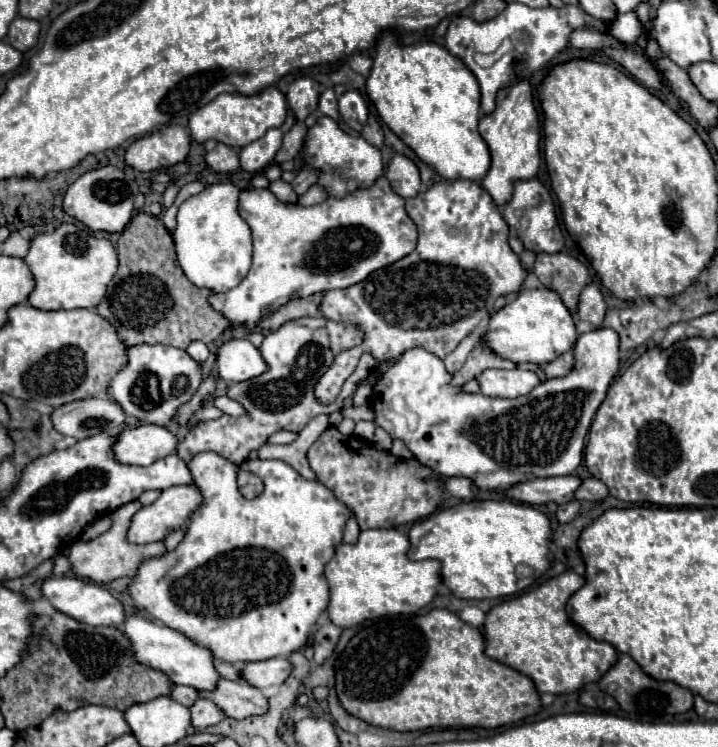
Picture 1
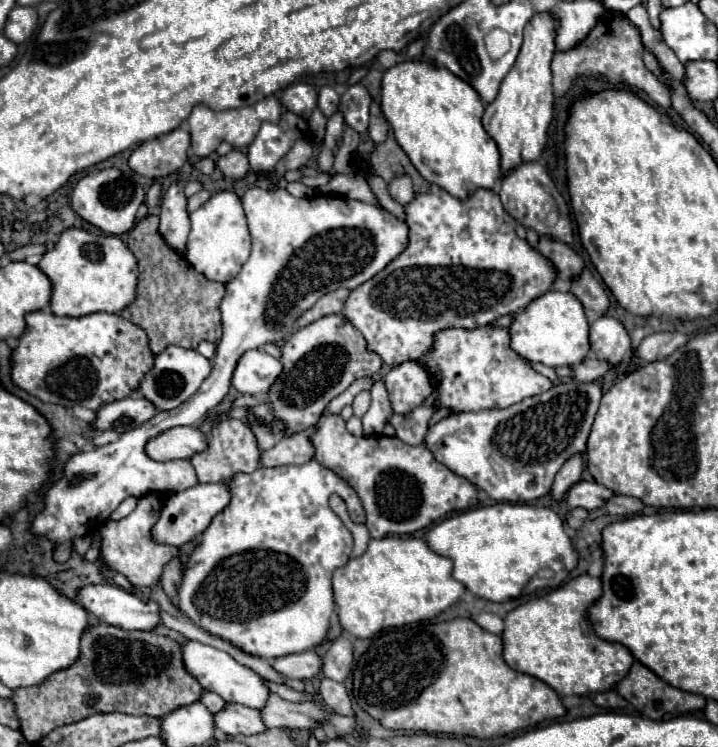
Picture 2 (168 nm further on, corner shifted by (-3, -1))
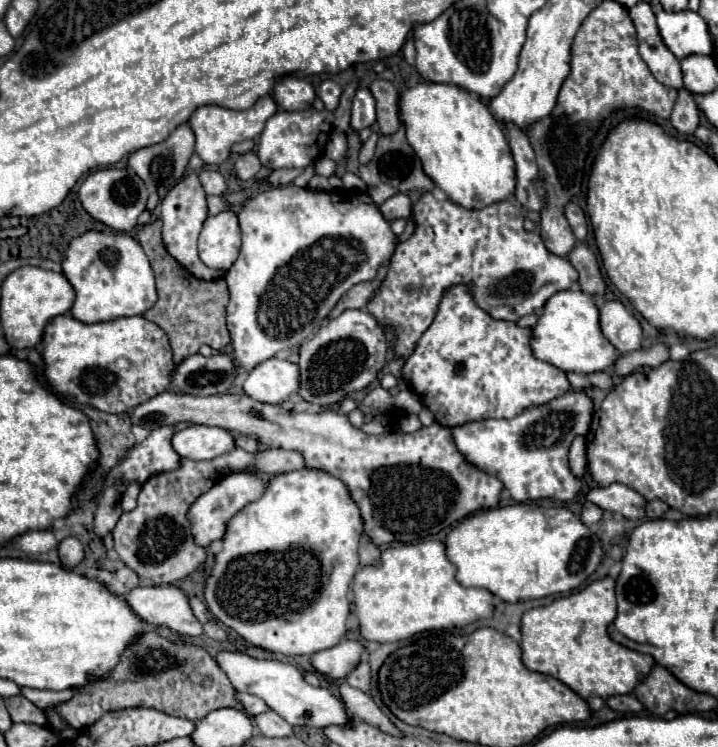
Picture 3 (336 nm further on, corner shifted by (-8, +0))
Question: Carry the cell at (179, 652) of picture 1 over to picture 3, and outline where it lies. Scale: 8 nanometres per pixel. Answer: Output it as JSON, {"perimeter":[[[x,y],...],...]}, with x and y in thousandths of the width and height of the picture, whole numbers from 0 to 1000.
{"perimeter":[[[306,870],[301,876],[301,886],[306,897],[318,905],[320,916],[329,926],[345,926],[370,940],[376,950],[382,950],[387,959],[393,959],[407,972],[462,972],[462,969],[482,969],[490,956],[476,945],[476,937],[462,929],[457,921],[437,921],[423,913],[423,905],[415,894],[382,884],[362,884],[354,878],[345,878],[340,873],[318,873]]]}

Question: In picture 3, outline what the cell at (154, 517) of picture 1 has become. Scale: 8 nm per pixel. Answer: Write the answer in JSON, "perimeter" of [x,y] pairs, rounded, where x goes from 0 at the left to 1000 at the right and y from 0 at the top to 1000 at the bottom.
{"perimeter":[[[326,632],[318,635],[312,640],[306,640],[306,645],[301,645],[290,659],[284,659],[259,685],[259,693],[267,704],[267,718],[270,726],[276,731],[290,731],[298,723],[306,723],[315,712],[315,699],[331,685],[337,683],[345,672],[359,669],[368,661],[368,643],[357,635],[343,635],[343,632]]]}

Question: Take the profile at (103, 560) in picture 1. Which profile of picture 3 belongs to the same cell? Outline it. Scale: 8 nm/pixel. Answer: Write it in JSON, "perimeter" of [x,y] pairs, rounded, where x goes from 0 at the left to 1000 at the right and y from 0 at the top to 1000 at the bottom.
{"perimeter":[[[326,600],[323,605],[315,605],[298,616],[270,618],[253,613],[253,624],[234,635],[217,635],[209,640],[192,664],[192,677],[184,685],[173,685],[164,696],[164,701],[156,710],[159,720],[159,736],[167,744],[167,750],[184,760],[195,774],[206,774],[214,782],[240,782],[253,774],[259,774],[265,766],[270,766],[284,750],[287,736],[279,731],[270,731],[270,720],[265,715],[265,699],[259,699],[259,683],[262,677],[298,645],[306,640],[312,629],[343,629],[348,621],[354,621],[357,635],[393,635],[407,629],[423,627],[423,610],[415,602],[396,602],[396,600],[373,600],[370,605],[348,608],[337,600]]]}

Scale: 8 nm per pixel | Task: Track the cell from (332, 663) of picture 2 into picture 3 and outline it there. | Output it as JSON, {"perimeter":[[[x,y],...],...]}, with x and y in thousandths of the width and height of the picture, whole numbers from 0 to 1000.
{"perimeter":[[[504,881],[501,889],[482,905],[482,913],[490,921],[501,921],[501,924],[513,926],[513,918],[515,918],[515,892],[513,892],[510,881]]]}

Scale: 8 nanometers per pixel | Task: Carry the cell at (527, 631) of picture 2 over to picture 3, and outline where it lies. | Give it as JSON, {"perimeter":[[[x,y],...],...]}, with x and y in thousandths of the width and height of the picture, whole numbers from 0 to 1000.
{"perimeter":[[[836,774],[816,787],[791,798],[774,801],[763,811],[741,814],[727,825],[727,886],[735,897],[763,902],[786,913],[805,932],[850,934],[858,929],[875,929],[911,892],[911,881],[883,873],[866,862],[858,862],[847,851],[847,835],[858,827],[855,776]]]}

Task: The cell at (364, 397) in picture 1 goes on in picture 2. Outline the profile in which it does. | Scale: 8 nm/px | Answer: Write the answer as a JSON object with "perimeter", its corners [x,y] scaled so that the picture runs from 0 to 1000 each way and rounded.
{"perimeter":[[[503,523],[503,526],[494,531],[494,537],[492,537],[492,553],[494,553],[497,558],[506,558],[506,556],[511,553],[514,542],[517,542],[515,525]]]}

